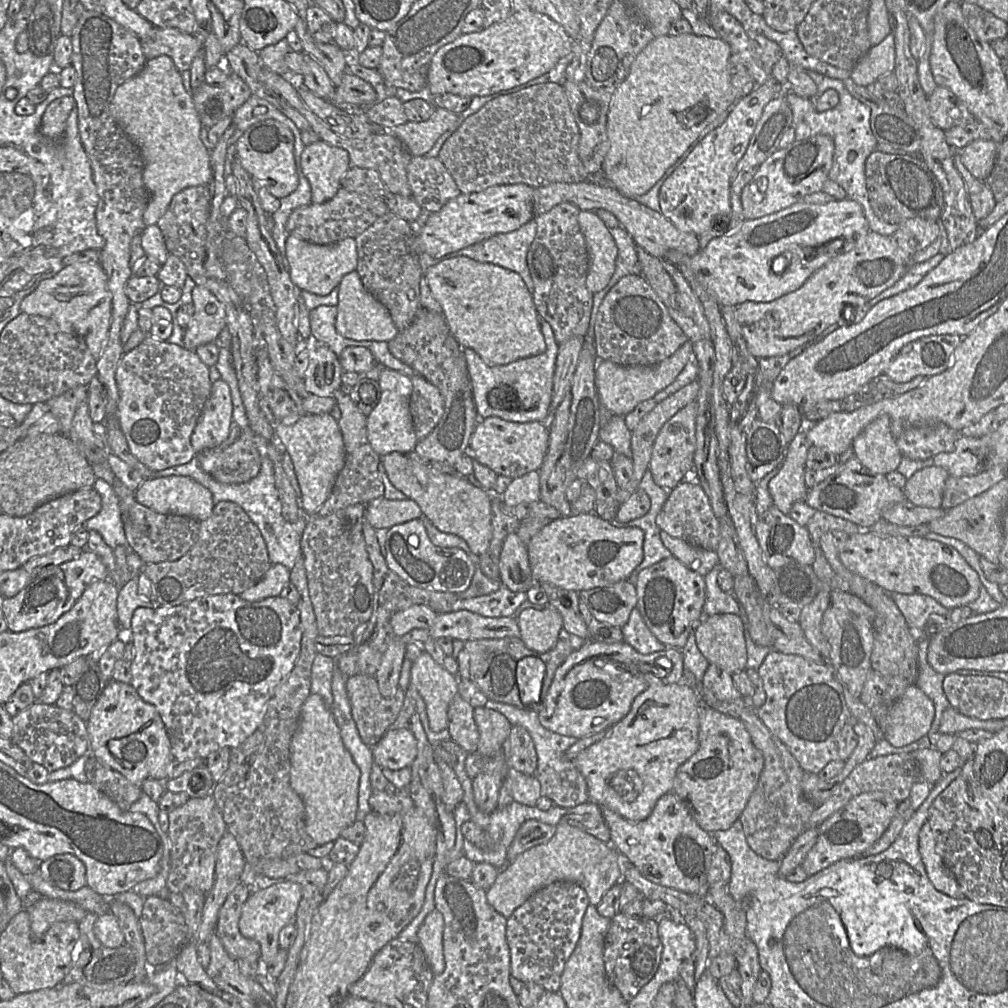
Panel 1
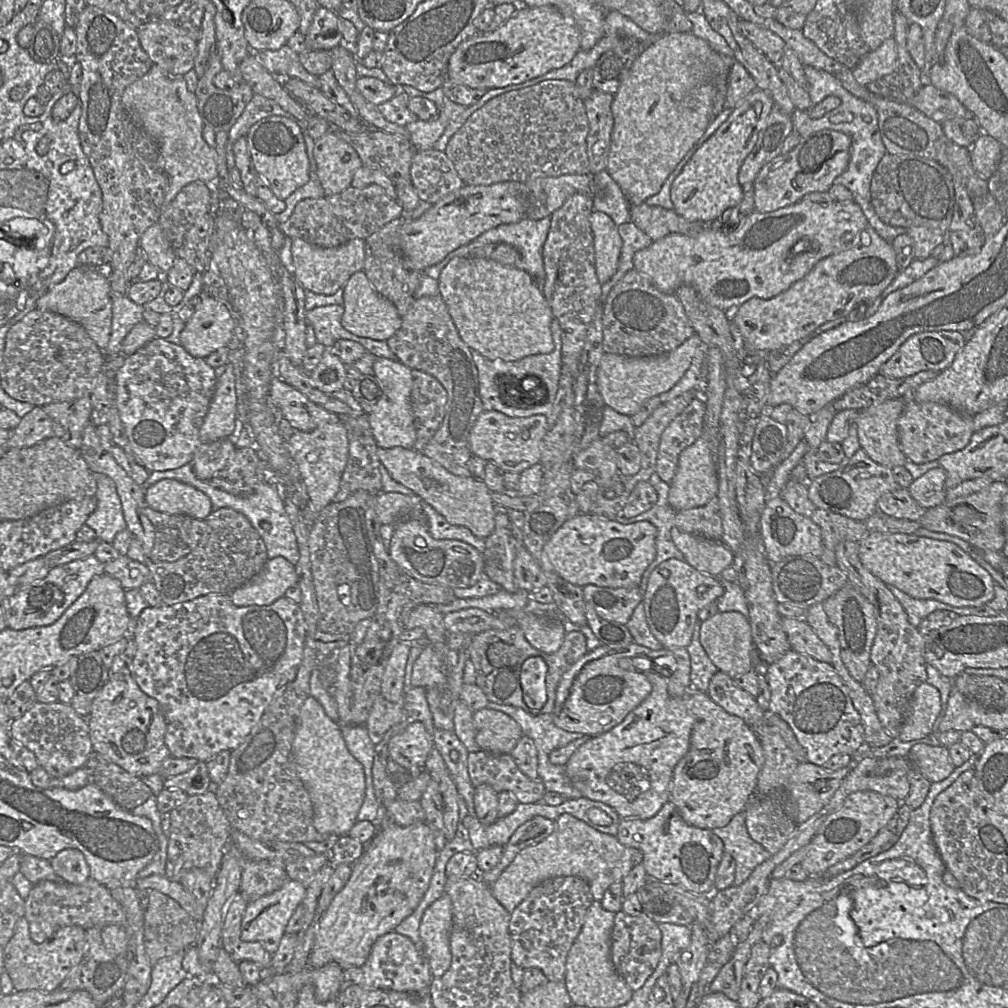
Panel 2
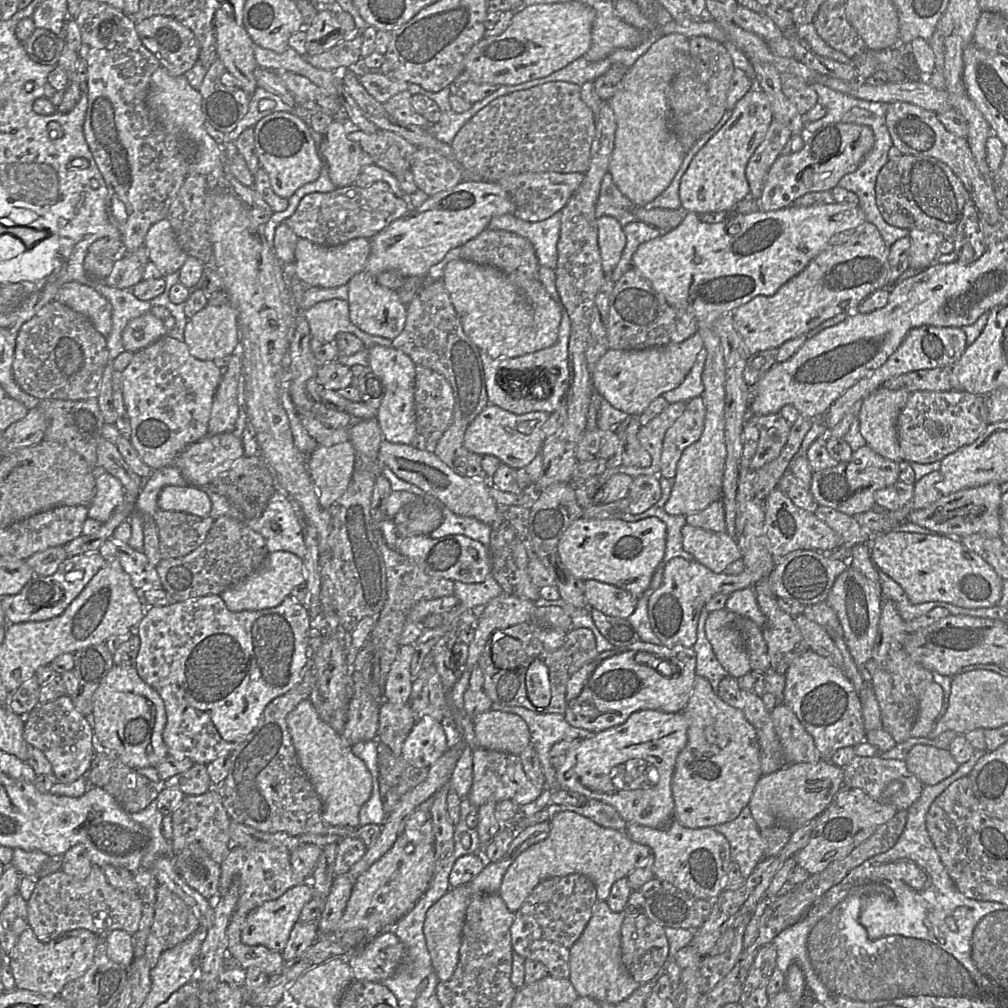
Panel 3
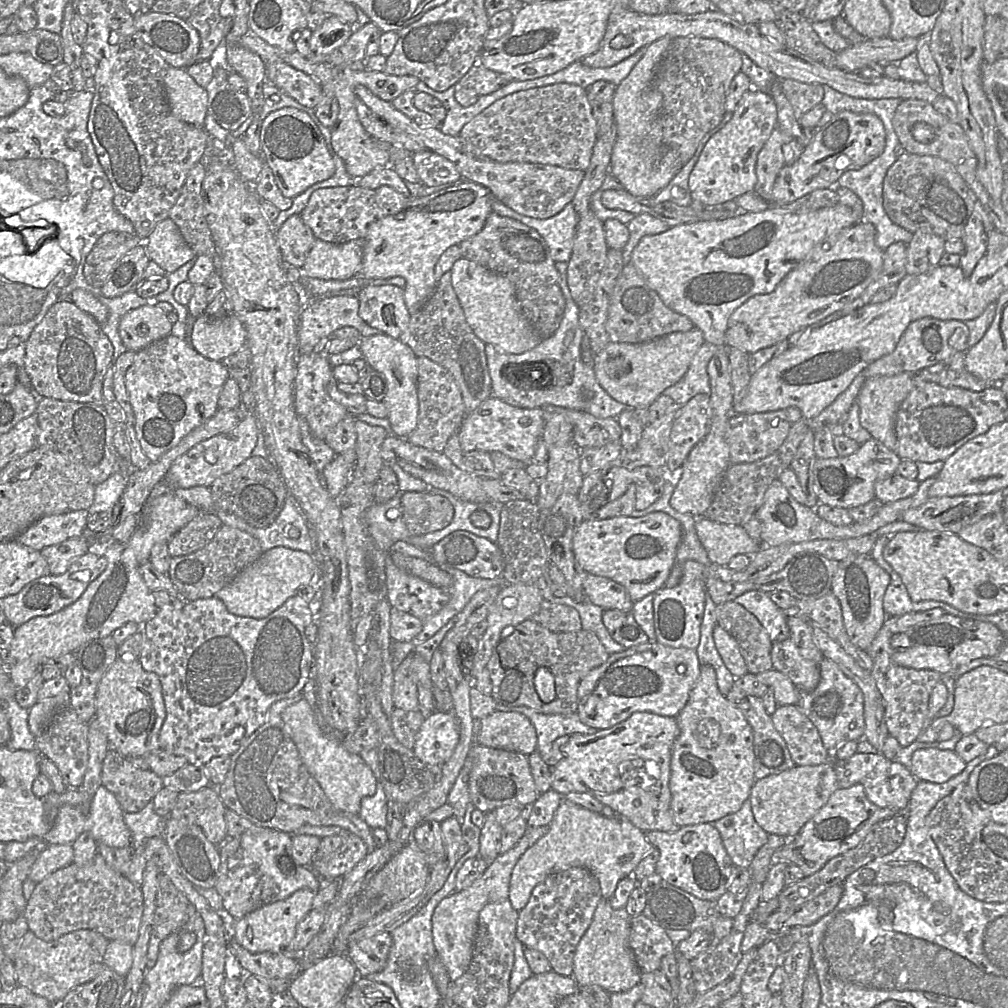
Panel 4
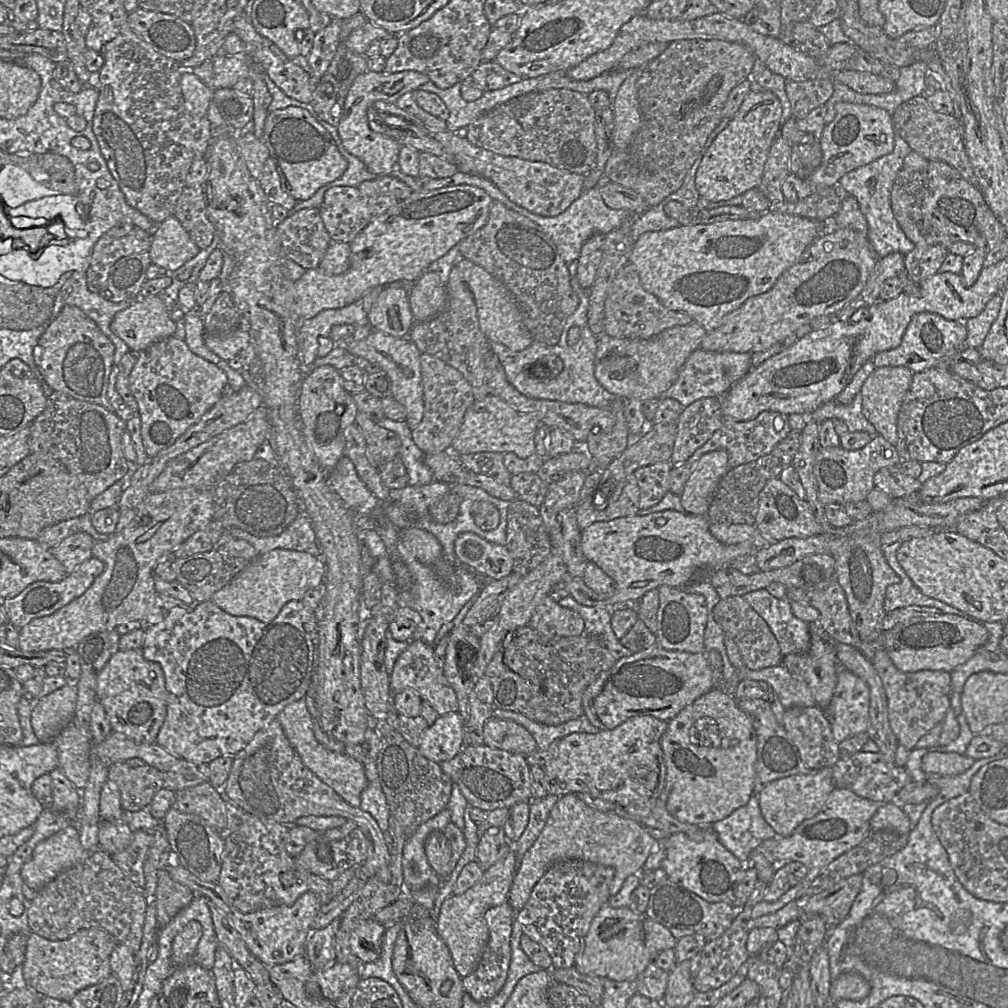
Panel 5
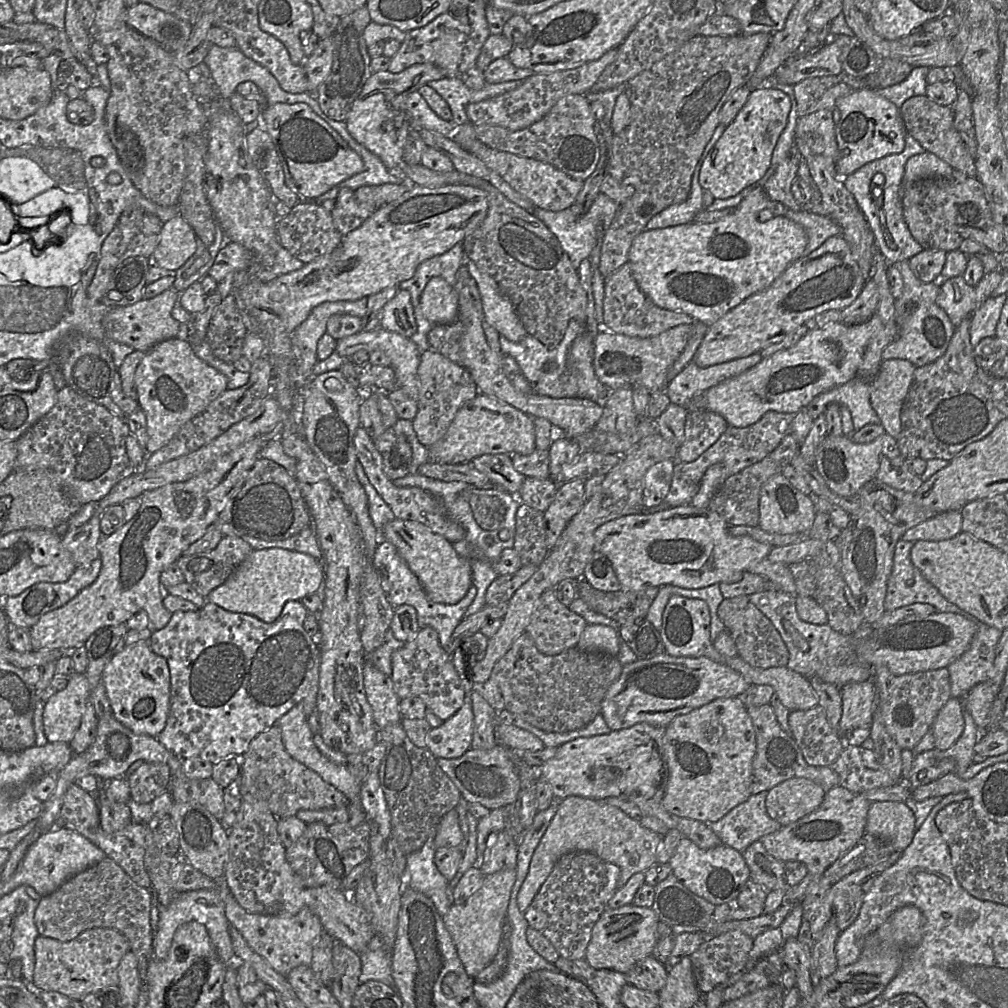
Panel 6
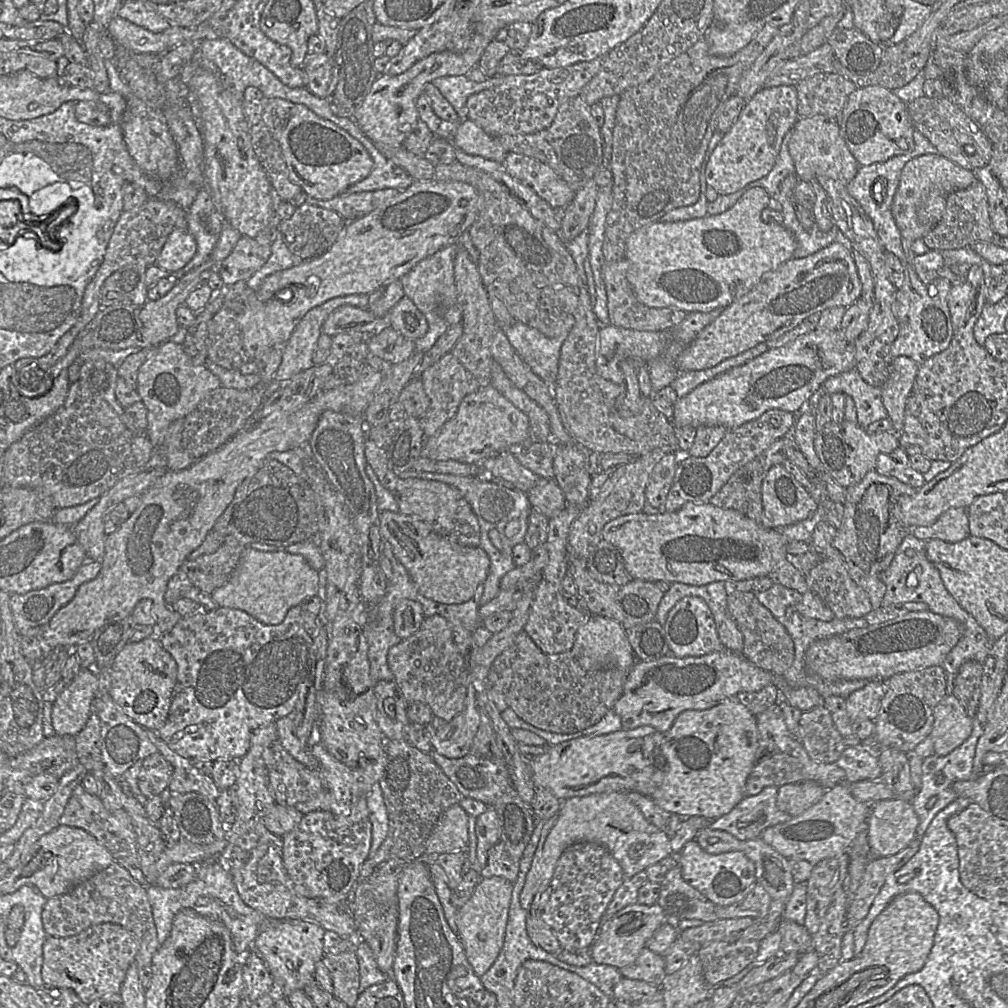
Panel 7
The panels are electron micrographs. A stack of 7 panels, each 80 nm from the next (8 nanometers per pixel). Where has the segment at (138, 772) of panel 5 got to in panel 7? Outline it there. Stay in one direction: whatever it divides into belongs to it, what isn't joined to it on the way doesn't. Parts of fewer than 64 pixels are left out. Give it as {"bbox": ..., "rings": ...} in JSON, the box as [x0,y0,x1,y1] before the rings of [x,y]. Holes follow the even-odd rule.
{"bbox":[137,752,173,798],"rings":[[[157,752],[143,760],[137,783],[141,793],[147,798],[159,796],[168,785],[173,775],[171,764]]]}

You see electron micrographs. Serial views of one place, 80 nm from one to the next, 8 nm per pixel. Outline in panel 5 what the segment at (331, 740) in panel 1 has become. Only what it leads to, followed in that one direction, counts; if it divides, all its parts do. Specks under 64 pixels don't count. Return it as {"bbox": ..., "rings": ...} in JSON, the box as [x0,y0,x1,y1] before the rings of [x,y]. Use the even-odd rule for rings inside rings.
{"bbox":[277,699,368,808],"rings":[[[305,699],[288,704],[277,718],[289,743],[305,766],[349,805],[359,808],[361,793],[368,783],[364,765],[345,753],[327,750],[318,743],[314,736],[313,722]]]}

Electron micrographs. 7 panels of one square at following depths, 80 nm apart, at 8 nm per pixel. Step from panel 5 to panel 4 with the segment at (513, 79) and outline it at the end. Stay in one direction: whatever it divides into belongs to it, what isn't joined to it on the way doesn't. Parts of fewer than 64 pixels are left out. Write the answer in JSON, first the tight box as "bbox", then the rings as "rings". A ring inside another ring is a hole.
{"bbox":[456,63,510,97],"rings":[[[477,63],[457,82],[456,90],[473,90],[480,97],[489,95],[510,82],[502,74],[489,70]]]}

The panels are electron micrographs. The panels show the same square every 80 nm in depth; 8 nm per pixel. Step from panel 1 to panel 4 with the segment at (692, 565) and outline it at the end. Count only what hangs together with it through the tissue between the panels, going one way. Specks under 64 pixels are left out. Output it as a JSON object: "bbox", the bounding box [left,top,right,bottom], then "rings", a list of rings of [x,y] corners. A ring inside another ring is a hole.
{"bbox":[695,517,763,566],"rings":[[[702,517],[697,519],[695,530],[710,562],[719,566],[727,566],[729,561],[738,554],[753,555],[763,547],[761,543],[749,536],[742,525],[722,524]]]}

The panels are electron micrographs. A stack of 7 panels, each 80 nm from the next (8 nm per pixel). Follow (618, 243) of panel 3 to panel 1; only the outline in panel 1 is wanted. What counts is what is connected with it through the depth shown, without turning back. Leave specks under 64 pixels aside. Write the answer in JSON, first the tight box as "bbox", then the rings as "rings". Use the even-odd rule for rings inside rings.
{"bbox":[578,210,618,294],"rings":[[[581,210],[578,222],[589,255],[586,286],[595,294],[606,287],[615,272],[618,247],[610,229],[595,211]]]}

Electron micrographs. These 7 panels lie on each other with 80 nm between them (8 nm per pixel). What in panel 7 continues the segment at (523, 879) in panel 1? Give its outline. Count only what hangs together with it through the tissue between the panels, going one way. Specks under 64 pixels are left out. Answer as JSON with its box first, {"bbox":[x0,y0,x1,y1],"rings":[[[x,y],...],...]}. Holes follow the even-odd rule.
{"bbox":[520,792,671,910],"rings":[[[608,792],[561,800],[558,818],[547,835],[542,849],[536,850],[531,868],[520,893],[520,905],[524,910],[530,910],[536,894],[549,883],[562,853],[569,846],[579,842],[593,842],[605,846],[620,865],[624,879],[629,879],[635,874],[645,871],[649,866],[671,854],[670,837],[648,822],[641,811],[628,800],[626,793]]]}

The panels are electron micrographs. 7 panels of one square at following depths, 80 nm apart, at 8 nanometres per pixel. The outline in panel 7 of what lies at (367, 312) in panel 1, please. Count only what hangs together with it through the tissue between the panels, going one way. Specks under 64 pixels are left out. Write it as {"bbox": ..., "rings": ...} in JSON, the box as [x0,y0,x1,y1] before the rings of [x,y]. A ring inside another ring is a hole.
{"bbox":[385,296,428,341],"rings":[[[407,296],[392,307],[385,323],[414,341],[423,337],[428,331],[426,317]]]}

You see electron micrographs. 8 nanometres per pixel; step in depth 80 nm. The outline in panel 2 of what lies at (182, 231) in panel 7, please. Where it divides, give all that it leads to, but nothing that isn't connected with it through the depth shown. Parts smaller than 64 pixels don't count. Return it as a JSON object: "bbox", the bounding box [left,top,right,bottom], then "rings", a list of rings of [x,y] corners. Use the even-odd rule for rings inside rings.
{"bbox":[140,223,176,273],"rings":[[[159,223],[150,226],[143,233],[140,247],[144,250],[147,260],[162,273],[168,272],[173,266],[176,254]]]}

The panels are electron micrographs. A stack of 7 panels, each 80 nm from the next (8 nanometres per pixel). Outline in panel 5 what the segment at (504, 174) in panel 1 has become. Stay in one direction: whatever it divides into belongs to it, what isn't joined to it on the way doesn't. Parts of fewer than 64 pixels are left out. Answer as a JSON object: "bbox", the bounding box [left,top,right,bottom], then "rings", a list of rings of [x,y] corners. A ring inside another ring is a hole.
{"bbox":[464,88,597,175],"rings":[[[561,88],[532,92],[514,99],[519,100],[527,110],[520,117],[510,117],[505,113],[485,113],[465,128],[464,137],[472,145],[501,156],[544,162],[571,173],[587,175],[597,156],[595,110],[590,105],[587,95]]]}

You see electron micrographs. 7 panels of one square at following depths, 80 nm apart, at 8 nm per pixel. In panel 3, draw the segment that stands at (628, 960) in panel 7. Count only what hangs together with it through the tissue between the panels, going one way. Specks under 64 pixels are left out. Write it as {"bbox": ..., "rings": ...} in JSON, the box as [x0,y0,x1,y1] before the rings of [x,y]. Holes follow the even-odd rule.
{"bbox":[569,900,640,1005],"rings":[[[598,900],[594,904],[587,926],[570,949],[569,980],[578,996],[616,1005],[640,986],[621,958],[621,926],[624,916],[622,912],[612,912],[606,901]]]}

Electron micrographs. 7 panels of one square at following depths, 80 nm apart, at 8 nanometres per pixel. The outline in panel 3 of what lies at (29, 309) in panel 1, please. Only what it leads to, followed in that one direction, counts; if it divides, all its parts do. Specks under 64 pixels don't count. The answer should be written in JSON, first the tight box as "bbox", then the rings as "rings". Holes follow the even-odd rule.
{"bbox":[55,282,112,337],"rings":[[[77,282],[65,283],[58,289],[55,300],[89,318],[104,337],[111,332],[112,305],[92,287]]]}

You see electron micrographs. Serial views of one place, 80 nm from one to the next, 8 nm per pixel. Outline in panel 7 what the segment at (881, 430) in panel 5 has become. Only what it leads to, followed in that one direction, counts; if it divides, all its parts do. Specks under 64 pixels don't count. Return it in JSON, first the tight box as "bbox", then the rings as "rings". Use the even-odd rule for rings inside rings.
{"bbox":[881,356,919,434],"rings":[[[907,356],[893,358],[888,378],[881,387],[882,402],[896,434],[903,429],[904,409],[917,376],[918,367],[919,364]]]}

